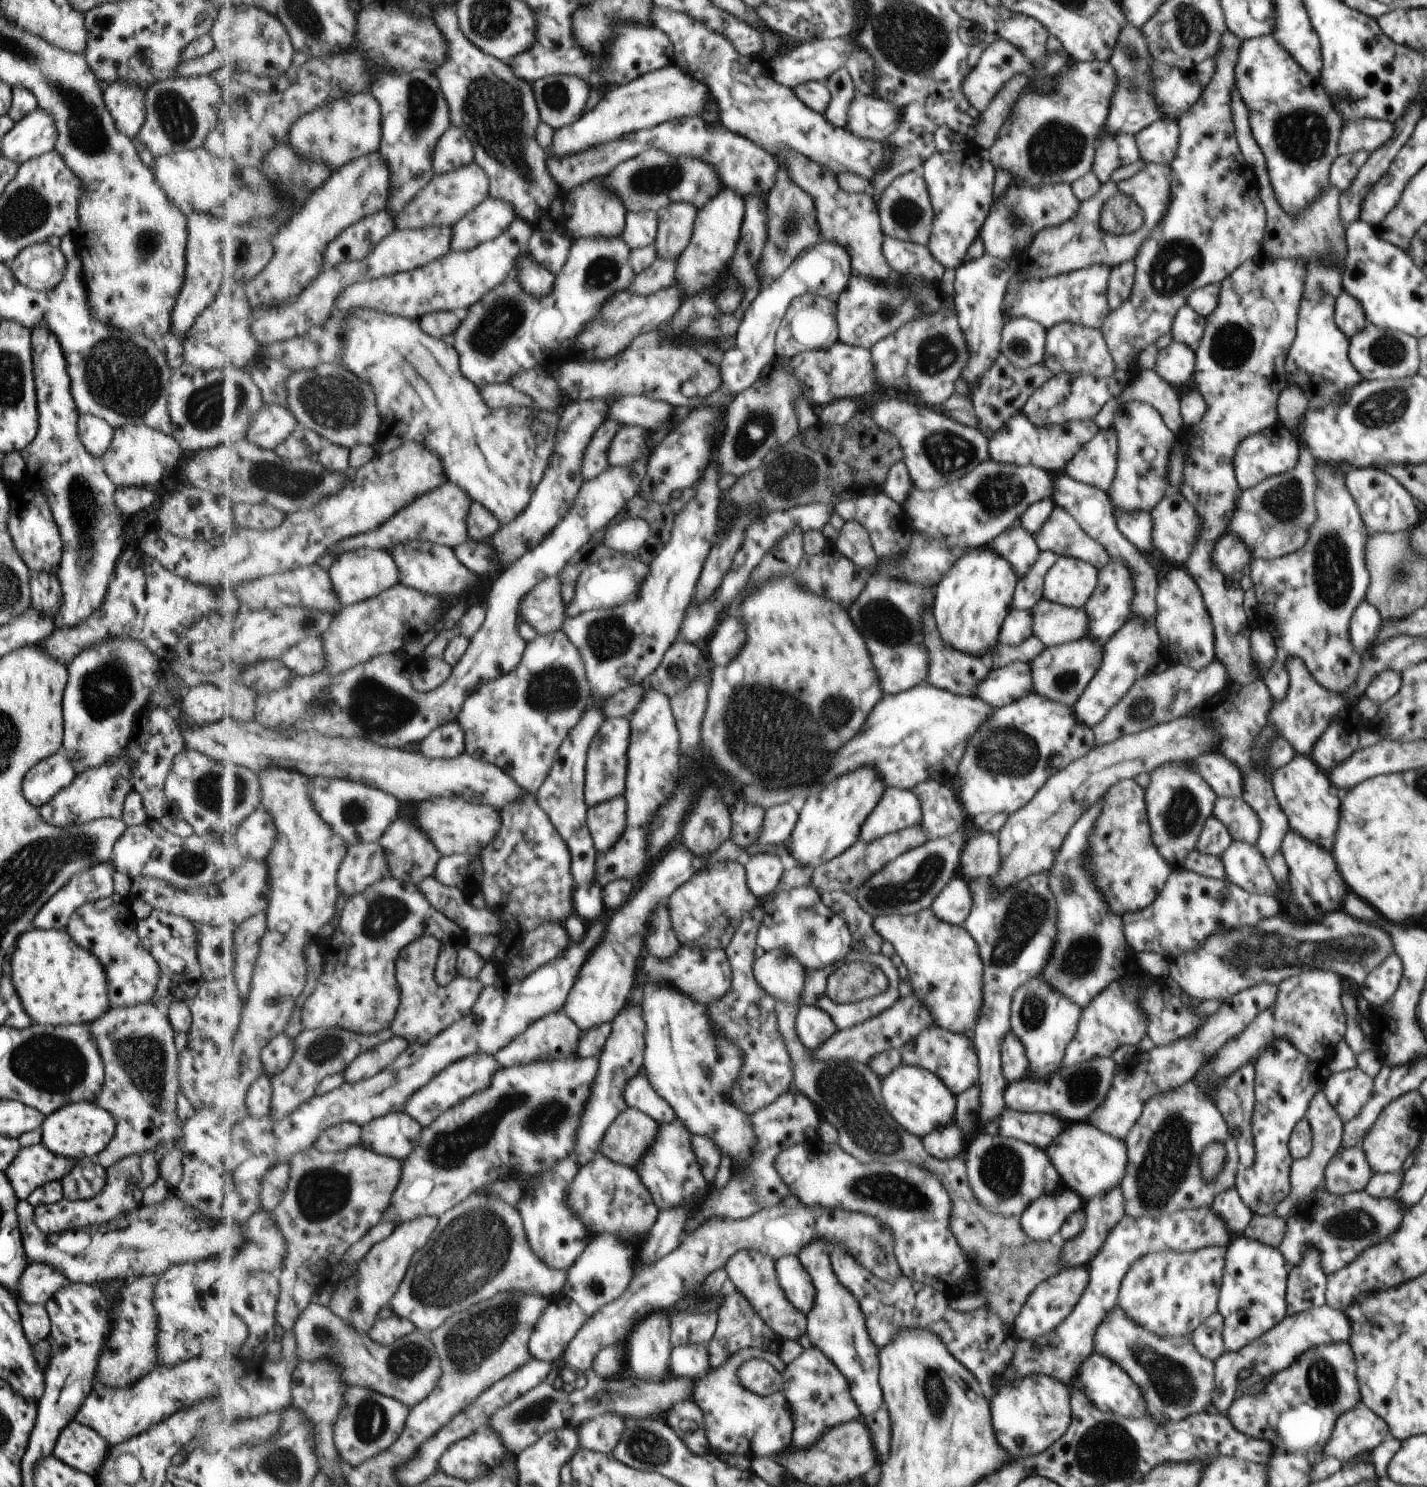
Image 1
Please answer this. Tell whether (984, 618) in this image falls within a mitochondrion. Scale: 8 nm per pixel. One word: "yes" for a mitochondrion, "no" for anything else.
no

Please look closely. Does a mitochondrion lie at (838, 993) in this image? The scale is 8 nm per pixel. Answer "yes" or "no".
yes

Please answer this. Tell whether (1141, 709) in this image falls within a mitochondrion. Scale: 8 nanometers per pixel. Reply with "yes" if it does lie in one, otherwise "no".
yes

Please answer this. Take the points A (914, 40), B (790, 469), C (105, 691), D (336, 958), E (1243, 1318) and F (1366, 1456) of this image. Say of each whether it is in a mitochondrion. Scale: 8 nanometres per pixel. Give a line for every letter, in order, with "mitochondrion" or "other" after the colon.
A: mitochondrion
B: mitochondrion
C: mitochondrion
D: other
E: other
F: other

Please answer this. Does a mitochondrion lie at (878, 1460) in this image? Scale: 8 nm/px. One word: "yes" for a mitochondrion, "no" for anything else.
no

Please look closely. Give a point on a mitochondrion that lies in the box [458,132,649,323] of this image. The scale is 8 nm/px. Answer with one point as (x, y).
(604, 270)

